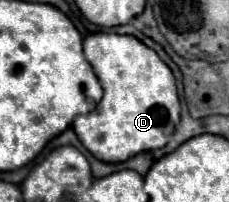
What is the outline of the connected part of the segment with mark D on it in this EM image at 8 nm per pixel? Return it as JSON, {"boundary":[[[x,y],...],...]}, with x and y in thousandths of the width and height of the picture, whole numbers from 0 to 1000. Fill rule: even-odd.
{"boundary":[[[437,149],[367,193],[367,272],[454,441],[454,480],[419,550],[349,569],[314,609],[358,718],[454,807],[533,807],[620,748],[716,728],[786,599],[786,490],[760,371],[681,252],[576,173]]]}

